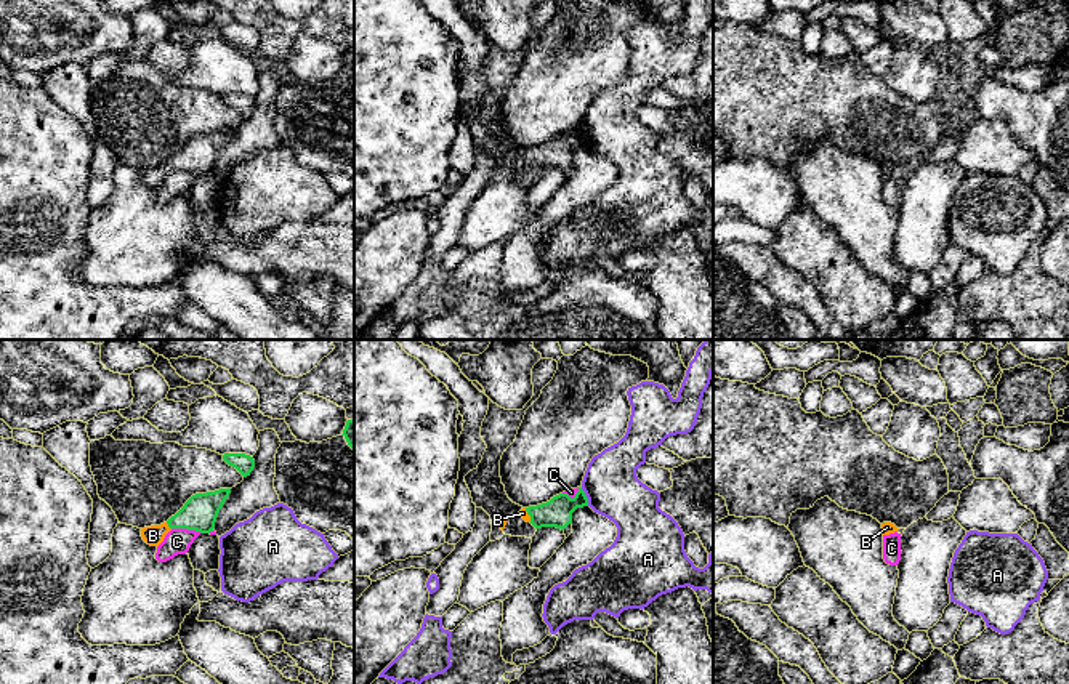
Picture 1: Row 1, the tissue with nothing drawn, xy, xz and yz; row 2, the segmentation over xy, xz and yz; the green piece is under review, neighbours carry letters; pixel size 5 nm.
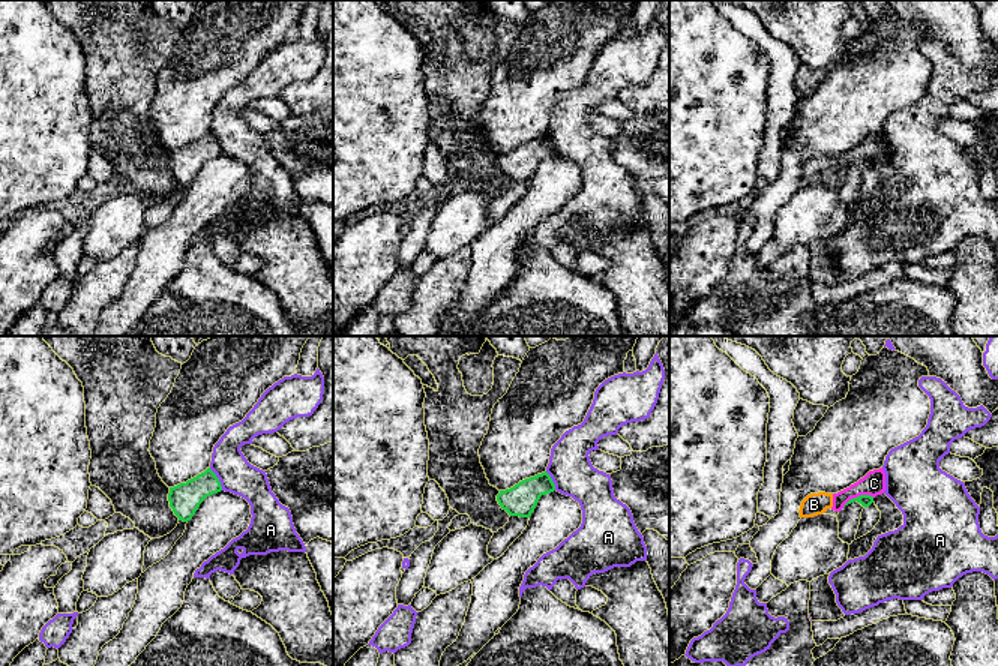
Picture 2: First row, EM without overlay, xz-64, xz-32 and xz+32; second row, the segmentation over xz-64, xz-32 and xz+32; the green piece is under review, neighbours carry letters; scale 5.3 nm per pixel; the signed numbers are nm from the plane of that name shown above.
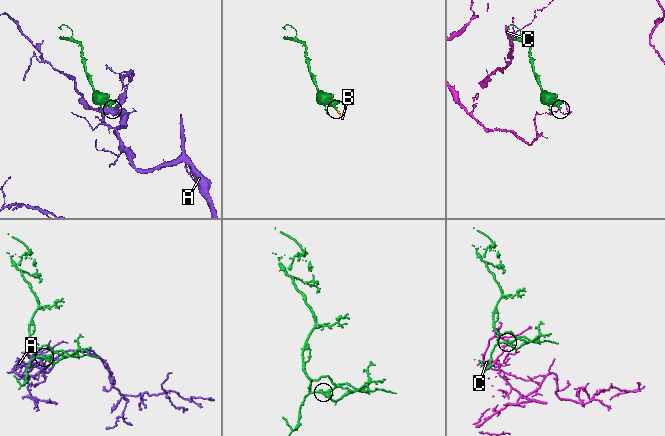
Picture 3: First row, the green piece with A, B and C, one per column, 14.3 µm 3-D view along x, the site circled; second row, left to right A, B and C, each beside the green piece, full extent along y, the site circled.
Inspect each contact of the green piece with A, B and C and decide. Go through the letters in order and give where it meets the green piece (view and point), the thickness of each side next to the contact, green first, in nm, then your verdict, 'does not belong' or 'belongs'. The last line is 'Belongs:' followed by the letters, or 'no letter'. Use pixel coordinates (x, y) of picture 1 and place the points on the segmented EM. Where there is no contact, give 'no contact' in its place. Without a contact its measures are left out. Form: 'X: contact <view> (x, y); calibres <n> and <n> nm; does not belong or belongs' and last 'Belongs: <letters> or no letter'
A: contact xz (585, 497); calibres 140 and 280 nm; does not belong
B: contact xy (169, 526); calibres 180 and 100 nm; belongs
C: contact xy (186, 527); calibres 180 and 130 nm; does not belong
Belongs: B

